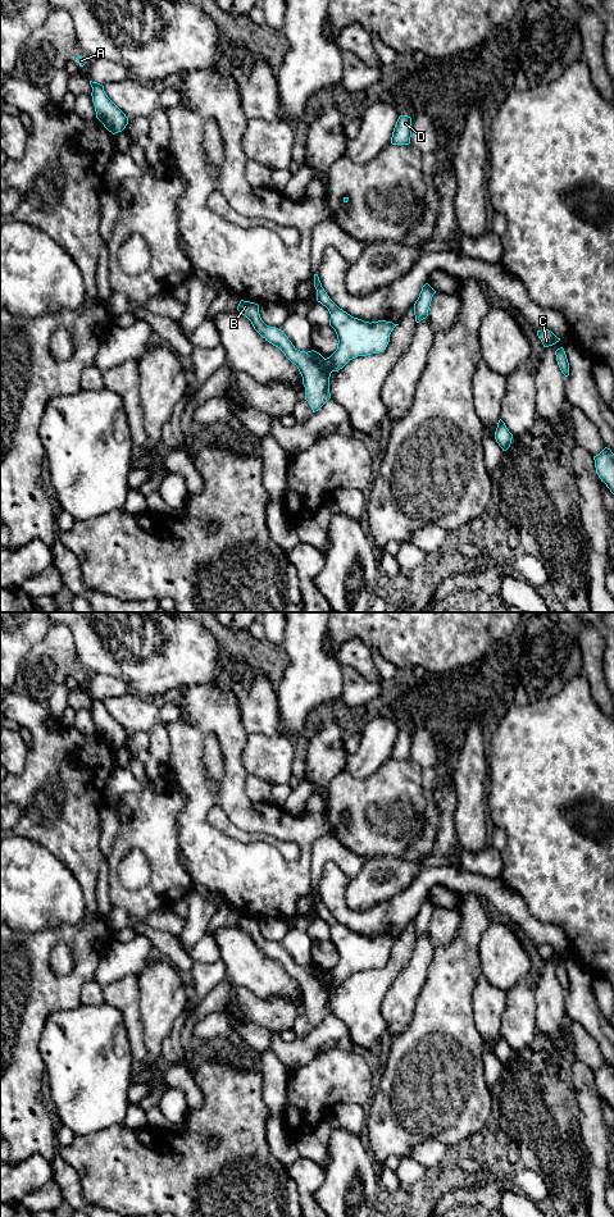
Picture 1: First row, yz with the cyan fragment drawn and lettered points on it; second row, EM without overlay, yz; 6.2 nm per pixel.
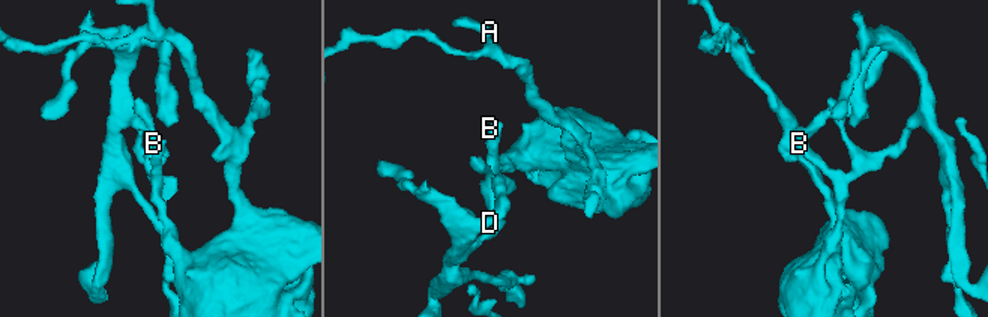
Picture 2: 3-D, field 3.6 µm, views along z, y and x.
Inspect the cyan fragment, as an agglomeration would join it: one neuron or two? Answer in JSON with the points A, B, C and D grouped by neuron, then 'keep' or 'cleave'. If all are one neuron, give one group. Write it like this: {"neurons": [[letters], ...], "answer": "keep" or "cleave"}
{"neurons": [["A", "B"], ["C", "D"]], "answer": "cleave"}

